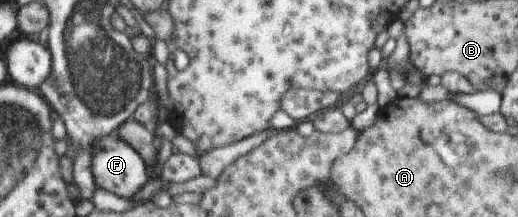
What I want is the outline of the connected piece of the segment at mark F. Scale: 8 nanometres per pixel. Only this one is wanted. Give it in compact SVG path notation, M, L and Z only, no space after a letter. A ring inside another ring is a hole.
M116 132L93 144L93 177L97 186L129 199L147 180L144 159Z

